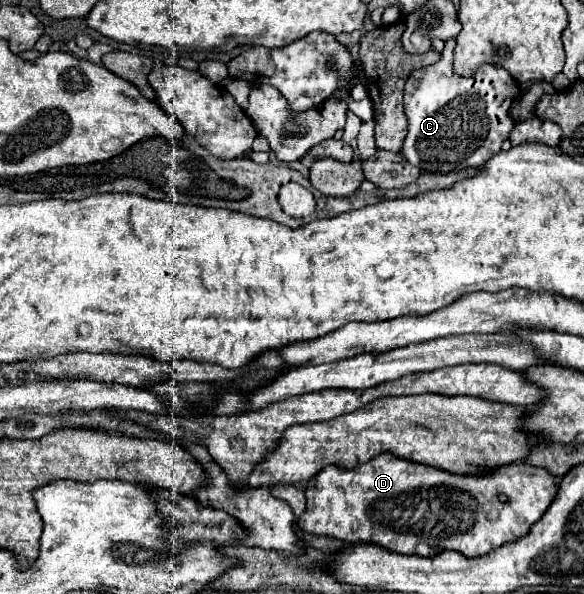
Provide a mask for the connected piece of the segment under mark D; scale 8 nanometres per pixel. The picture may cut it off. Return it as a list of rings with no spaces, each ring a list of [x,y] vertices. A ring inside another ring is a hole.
[[[380,453],[354,469],[346,471],[330,465],[314,475],[306,485],[308,505],[298,519],[298,527],[350,545],[374,543],[406,555],[434,557],[444,549],[454,549],[464,557],[480,557],[526,535],[550,507],[556,493],[554,477],[546,469],[526,463],[512,463],[490,475],[470,477],[404,461],[392,453]],[[500,495],[506,495],[508,503],[502,503]],[[484,503],[498,507],[498,519],[490,521],[484,517]]]

